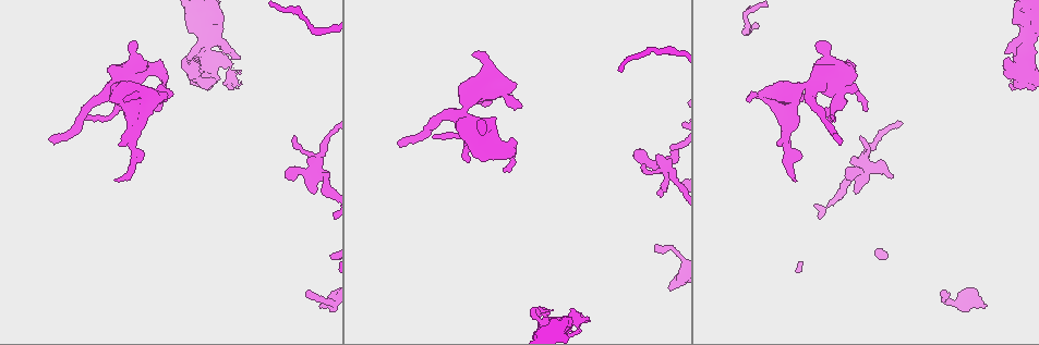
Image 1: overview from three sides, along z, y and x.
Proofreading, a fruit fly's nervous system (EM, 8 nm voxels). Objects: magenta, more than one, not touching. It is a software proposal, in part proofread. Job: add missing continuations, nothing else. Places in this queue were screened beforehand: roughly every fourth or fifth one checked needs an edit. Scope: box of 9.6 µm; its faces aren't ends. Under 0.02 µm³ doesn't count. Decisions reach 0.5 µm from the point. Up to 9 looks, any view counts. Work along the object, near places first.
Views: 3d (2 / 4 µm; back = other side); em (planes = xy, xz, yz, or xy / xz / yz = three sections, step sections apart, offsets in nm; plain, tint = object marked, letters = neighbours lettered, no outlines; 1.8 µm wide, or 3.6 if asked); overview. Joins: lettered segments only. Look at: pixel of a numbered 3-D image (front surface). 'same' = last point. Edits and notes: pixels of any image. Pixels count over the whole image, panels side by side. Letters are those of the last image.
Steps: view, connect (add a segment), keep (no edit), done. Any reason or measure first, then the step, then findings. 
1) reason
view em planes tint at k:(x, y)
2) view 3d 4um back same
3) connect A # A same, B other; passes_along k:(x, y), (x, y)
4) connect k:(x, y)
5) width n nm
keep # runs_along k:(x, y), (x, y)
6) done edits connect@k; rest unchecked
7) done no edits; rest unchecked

branch stops here
view em planes letters at 1:(400, 145)

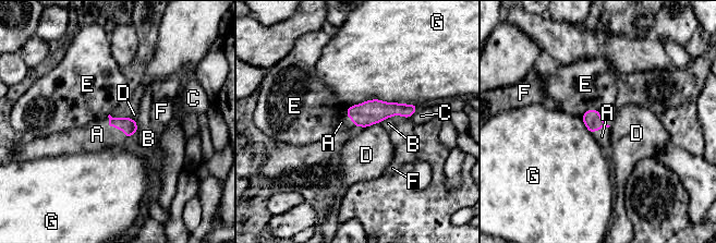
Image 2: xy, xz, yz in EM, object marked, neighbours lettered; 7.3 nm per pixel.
longest_contact G 550 nm
connect A # A same, B other, C other, D other, E other, F other, G other; passes_along 2:(129, 125), (116, 128), (97, 134); the neuron continues

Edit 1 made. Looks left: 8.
view overview

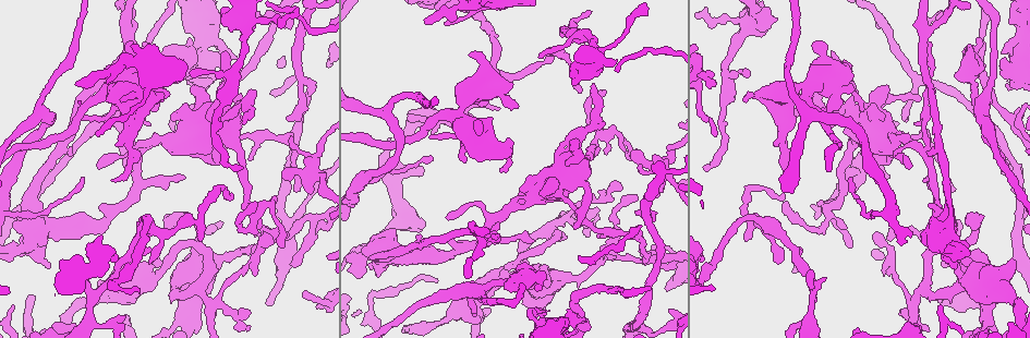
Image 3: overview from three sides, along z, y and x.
thin end
view em planes letters at 3:(113, 180)

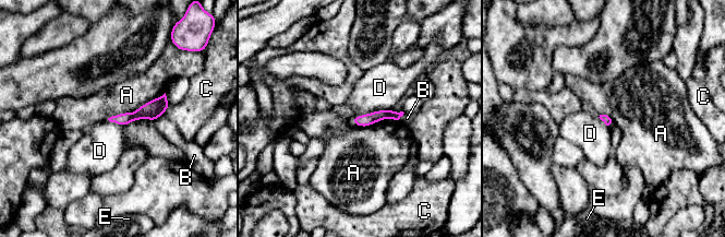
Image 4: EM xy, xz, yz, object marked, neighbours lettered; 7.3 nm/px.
keep # A other, B other, C other, D other, E other; border 4:(391, 108), (361, 114), (351, 120); no lettered segment goes on from it

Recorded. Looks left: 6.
free end
view em planes letters at 3:(584, 318)

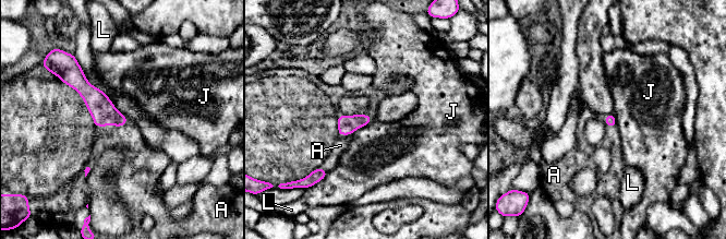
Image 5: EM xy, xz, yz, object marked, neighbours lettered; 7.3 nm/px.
connect A # A same, J other, L other; passes_along 5:(104, 112), (112, 124), (129, 140); the neuron continues

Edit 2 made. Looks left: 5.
redraw
view overview

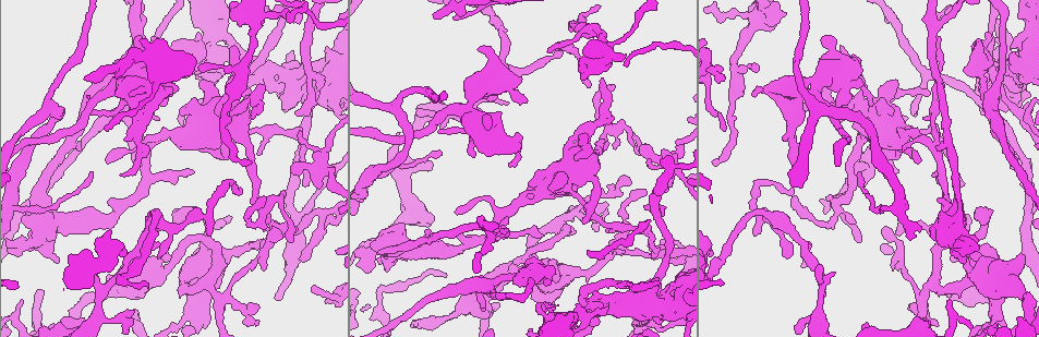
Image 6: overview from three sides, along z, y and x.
free end
view 3d 2um at 6:(326, 301)

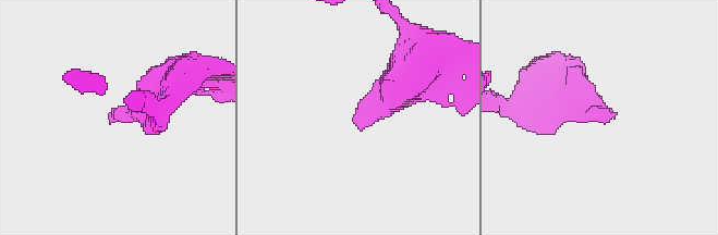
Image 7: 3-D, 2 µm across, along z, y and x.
view em planes plain at 7:(358, 127)

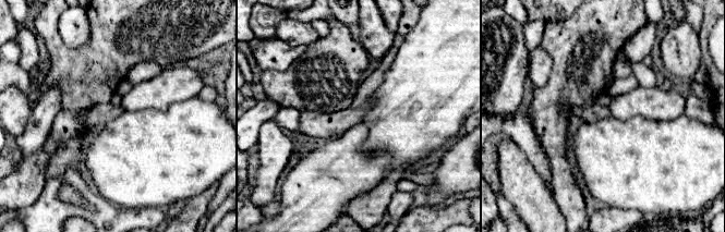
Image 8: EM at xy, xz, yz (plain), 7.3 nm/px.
what lies round it
view em planes letters same

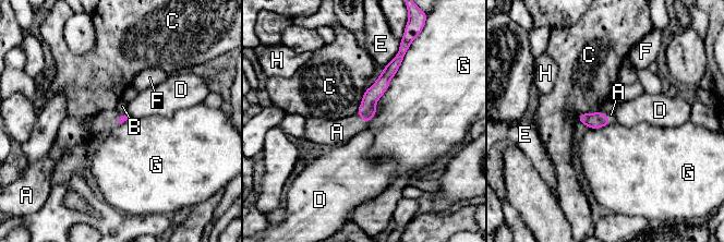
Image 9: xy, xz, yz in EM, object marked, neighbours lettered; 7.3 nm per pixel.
connect A # A same, B other, C other, D other, E other, F other, G other, H other; the neuron continues

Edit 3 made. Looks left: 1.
done edits connect@2, connect@5, connect@9; rest unchecked

